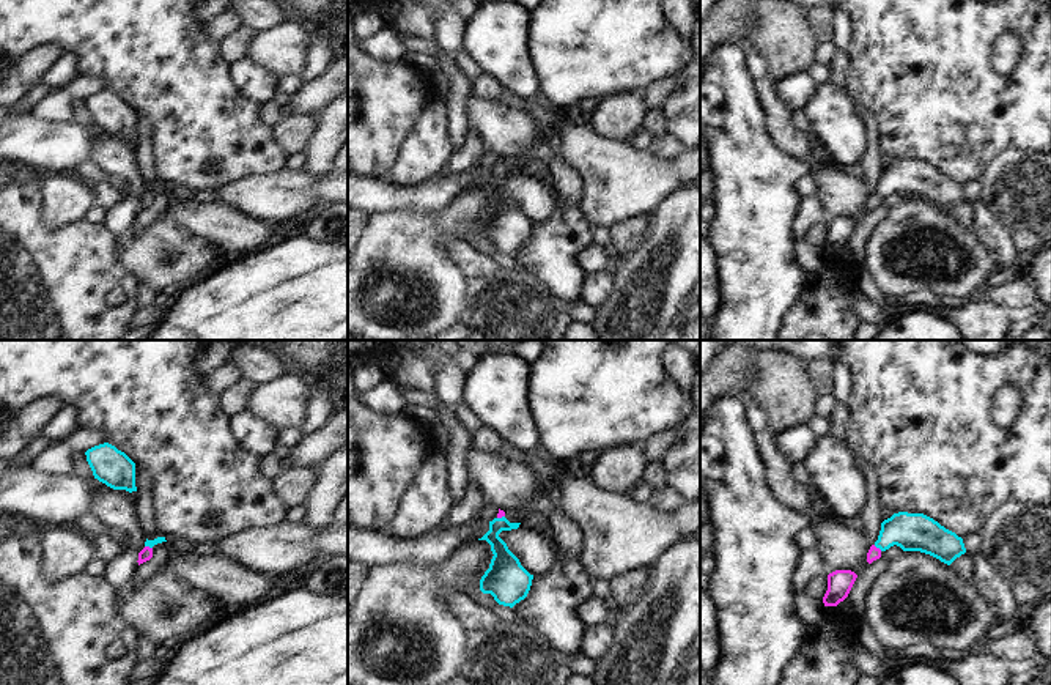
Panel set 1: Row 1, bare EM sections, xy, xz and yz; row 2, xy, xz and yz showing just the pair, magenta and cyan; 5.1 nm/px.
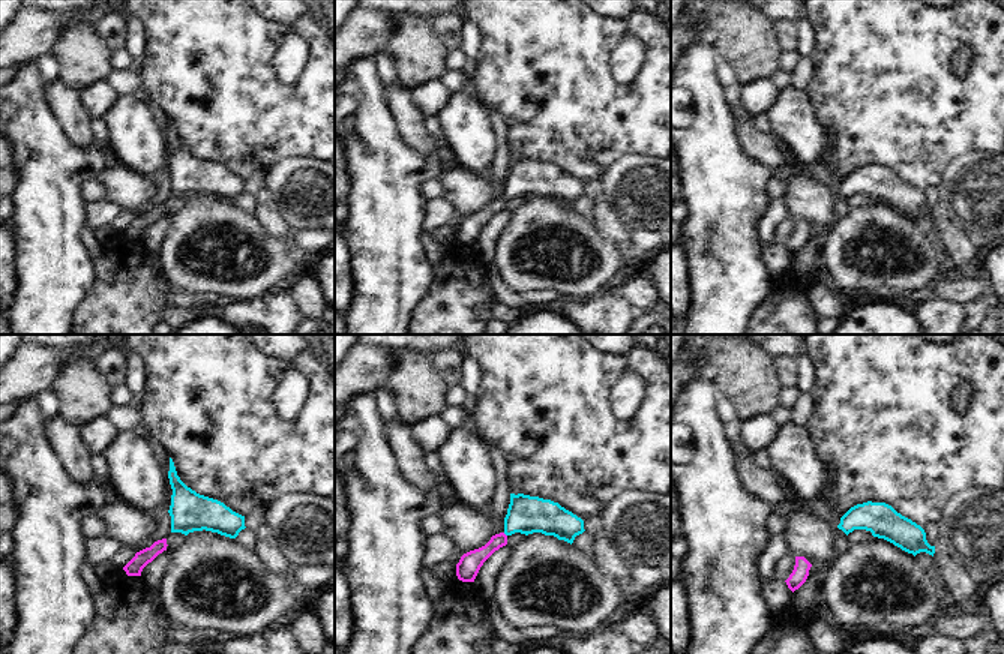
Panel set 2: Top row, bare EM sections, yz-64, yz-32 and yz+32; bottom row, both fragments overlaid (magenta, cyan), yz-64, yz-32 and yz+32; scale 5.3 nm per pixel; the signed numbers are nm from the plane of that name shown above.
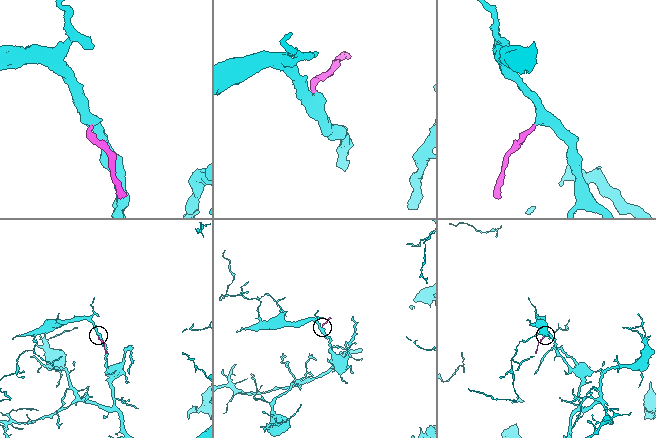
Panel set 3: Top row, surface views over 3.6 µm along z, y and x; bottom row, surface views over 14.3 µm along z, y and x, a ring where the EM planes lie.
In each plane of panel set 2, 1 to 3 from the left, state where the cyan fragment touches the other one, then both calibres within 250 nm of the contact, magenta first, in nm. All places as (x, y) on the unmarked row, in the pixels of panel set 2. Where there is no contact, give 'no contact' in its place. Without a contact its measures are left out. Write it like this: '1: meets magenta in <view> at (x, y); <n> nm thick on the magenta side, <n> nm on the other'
1: no contact
2: meets magenta in yz-32 at (505, 198); 120 nm thick on the magenta side, 200 nm on the other
3: no contact

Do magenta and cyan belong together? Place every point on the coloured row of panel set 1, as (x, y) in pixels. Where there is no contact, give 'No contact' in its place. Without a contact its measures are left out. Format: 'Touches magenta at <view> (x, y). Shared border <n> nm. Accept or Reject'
Touches magenta at yz (878, 548). Shared border 50 nm. Accept

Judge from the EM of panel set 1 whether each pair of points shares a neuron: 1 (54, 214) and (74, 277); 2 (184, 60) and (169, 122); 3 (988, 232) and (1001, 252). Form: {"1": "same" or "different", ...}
{"1": "different", "2": "same", "3": "same"}

